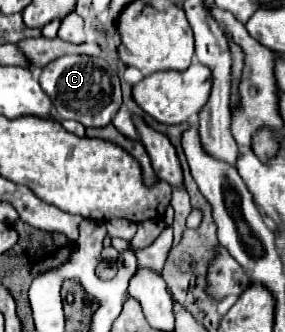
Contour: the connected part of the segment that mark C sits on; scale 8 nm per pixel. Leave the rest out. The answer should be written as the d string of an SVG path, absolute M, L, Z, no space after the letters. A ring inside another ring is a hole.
M61 56L43 68L39 78L41 88L51 98L59 118L71 118L83 126L107 126L121 108L119 76L109 68L103 58L97 56Z

